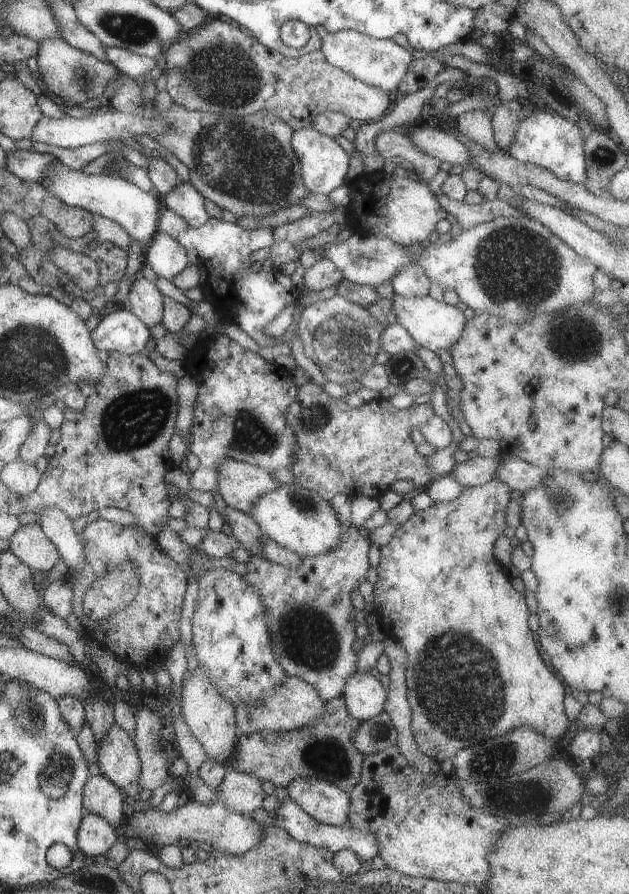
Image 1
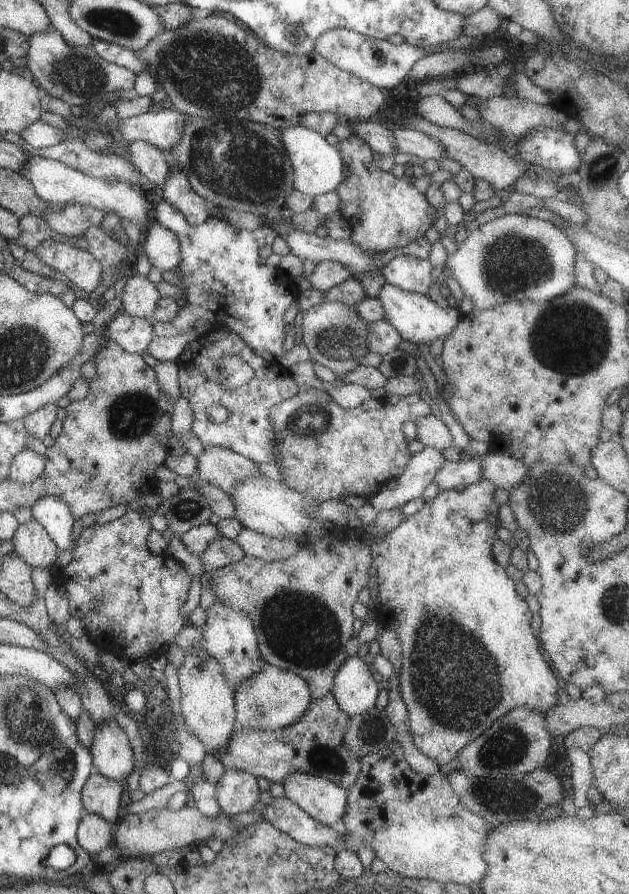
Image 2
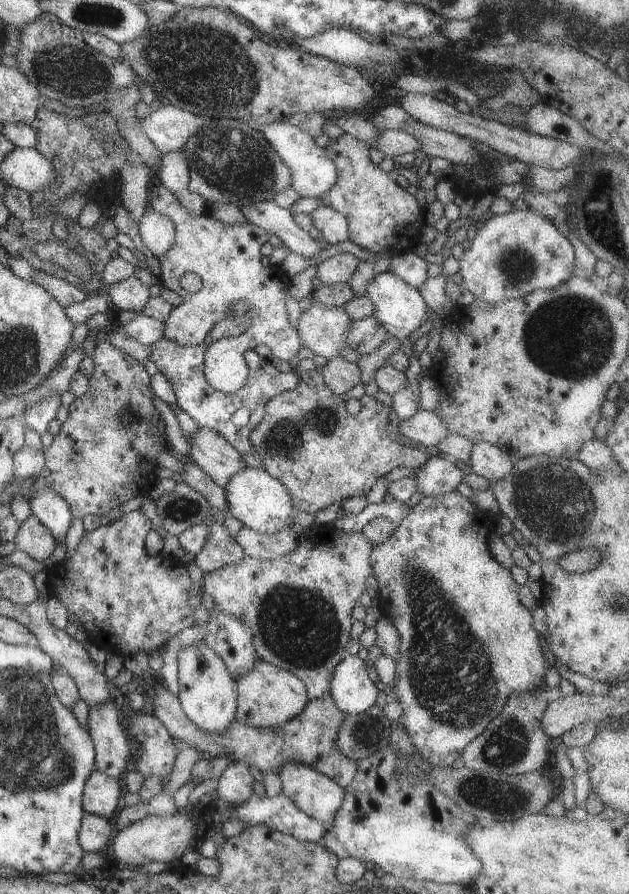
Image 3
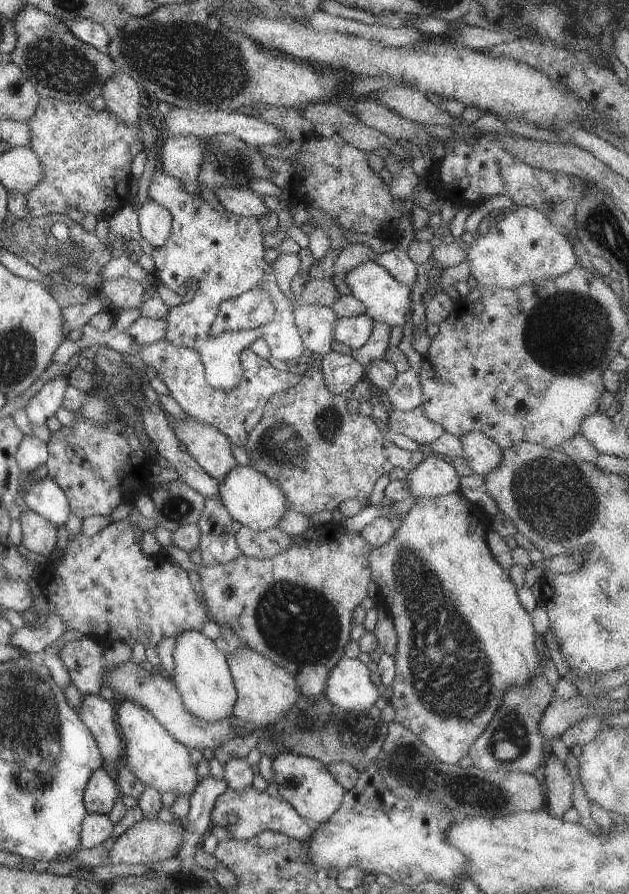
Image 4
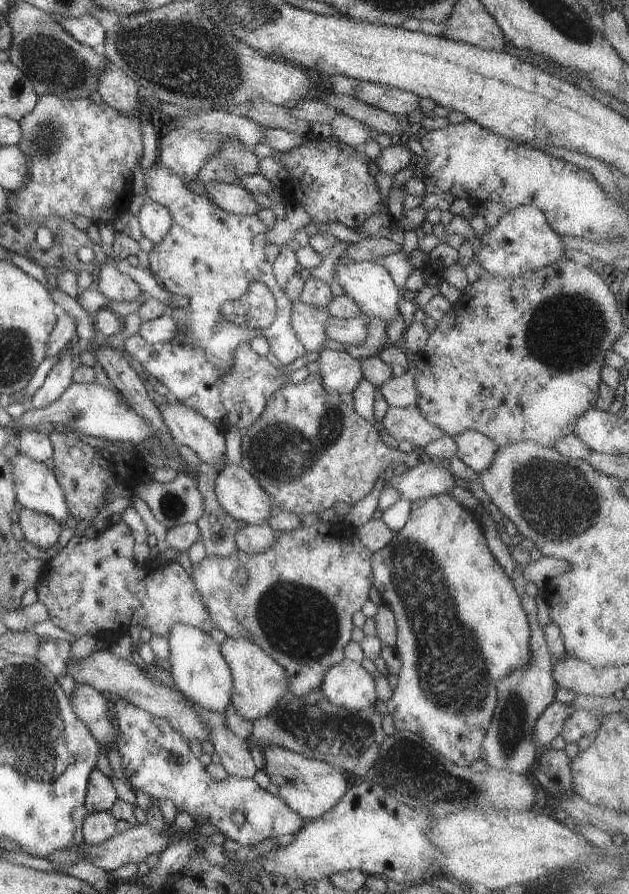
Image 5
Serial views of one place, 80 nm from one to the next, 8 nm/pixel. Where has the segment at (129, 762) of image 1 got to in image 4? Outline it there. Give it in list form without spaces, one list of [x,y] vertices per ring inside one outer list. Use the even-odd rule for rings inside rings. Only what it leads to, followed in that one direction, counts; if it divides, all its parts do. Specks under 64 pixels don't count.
[[[87,694],[82,698],[77,713],[79,719],[95,740],[99,756],[101,756],[101,768],[105,771],[110,766],[113,769],[121,760],[119,756],[121,756],[121,746],[123,746],[115,720],[113,720],[115,706],[99,695]]]

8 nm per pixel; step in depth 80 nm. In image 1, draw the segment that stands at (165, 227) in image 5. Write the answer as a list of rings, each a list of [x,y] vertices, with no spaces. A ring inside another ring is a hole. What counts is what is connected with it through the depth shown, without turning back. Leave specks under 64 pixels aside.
[[[158,232],[153,240],[143,249],[142,258],[157,275],[167,281],[181,272],[187,261],[185,250],[167,234]]]

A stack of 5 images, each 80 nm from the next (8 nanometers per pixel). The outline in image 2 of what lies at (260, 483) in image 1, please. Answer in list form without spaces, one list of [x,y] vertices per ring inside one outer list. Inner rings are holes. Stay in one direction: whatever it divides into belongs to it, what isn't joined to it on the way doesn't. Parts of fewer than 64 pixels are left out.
[[[205,446],[201,450],[197,472],[205,483],[219,488],[229,498],[239,482],[261,476],[251,461],[221,446]]]

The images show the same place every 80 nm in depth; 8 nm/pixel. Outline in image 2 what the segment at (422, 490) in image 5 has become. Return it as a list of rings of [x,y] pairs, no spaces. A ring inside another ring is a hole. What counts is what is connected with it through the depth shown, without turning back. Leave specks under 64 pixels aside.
[[[473,457],[467,461],[448,462],[435,472],[432,482],[435,482],[443,491],[456,489],[458,486],[463,488],[479,482],[483,479],[481,476],[481,460],[479,457]]]

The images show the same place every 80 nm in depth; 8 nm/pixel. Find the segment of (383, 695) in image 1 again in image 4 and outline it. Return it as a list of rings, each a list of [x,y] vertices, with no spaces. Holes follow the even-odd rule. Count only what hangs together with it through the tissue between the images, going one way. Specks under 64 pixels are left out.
[[[343,657],[329,672],[323,696],[333,707],[342,712],[353,712],[369,709],[378,698],[375,686],[371,683],[369,674],[371,665],[365,665],[358,658]]]

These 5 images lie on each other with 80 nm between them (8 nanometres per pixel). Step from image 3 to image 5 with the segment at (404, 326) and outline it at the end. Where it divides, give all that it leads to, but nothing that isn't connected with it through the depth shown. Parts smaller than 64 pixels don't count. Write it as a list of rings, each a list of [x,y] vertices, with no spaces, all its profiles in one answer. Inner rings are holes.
[[[370,261],[344,262],[336,264],[334,274],[336,275],[336,282],[345,291],[345,295],[351,298],[359,306],[359,310],[366,318],[379,318],[385,323],[399,315],[397,302],[403,296],[404,290],[397,288],[395,282],[391,281],[389,272]]]

